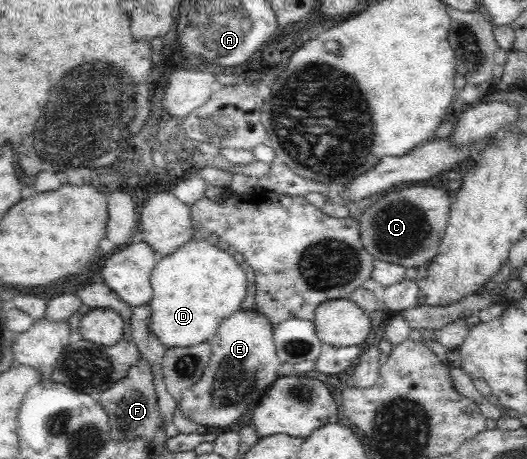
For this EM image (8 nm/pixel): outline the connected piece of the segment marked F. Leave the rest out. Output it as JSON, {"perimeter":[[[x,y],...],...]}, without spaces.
{"perimeter":[[[140,354],[138,359],[128,368],[126,377],[114,383],[100,398],[100,404],[106,408],[110,418],[110,436],[118,440],[129,440],[134,436],[151,441],[156,428],[160,426],[162,416],[158,407],[157,385],[152,364]]]}

